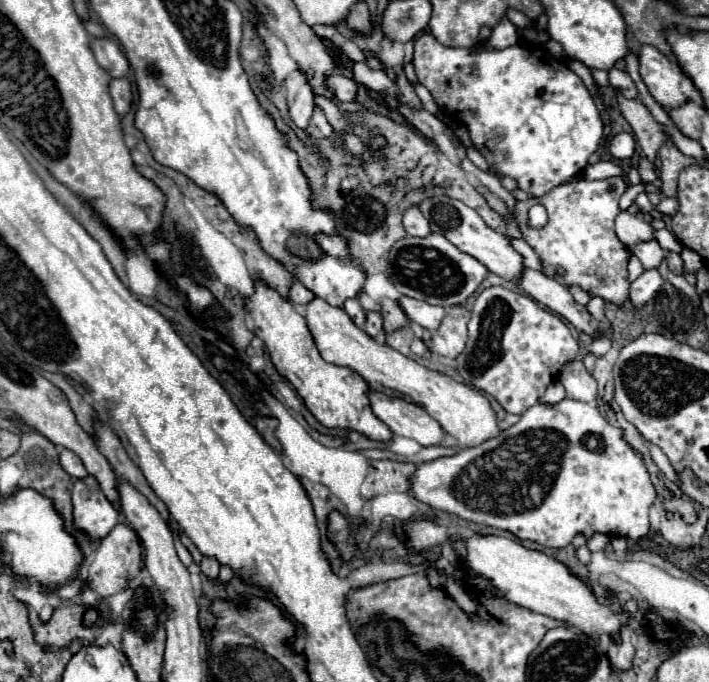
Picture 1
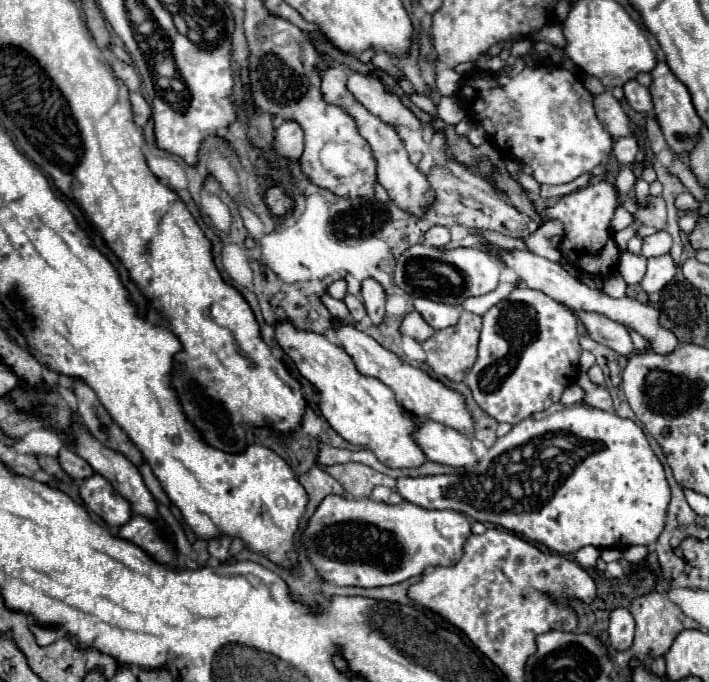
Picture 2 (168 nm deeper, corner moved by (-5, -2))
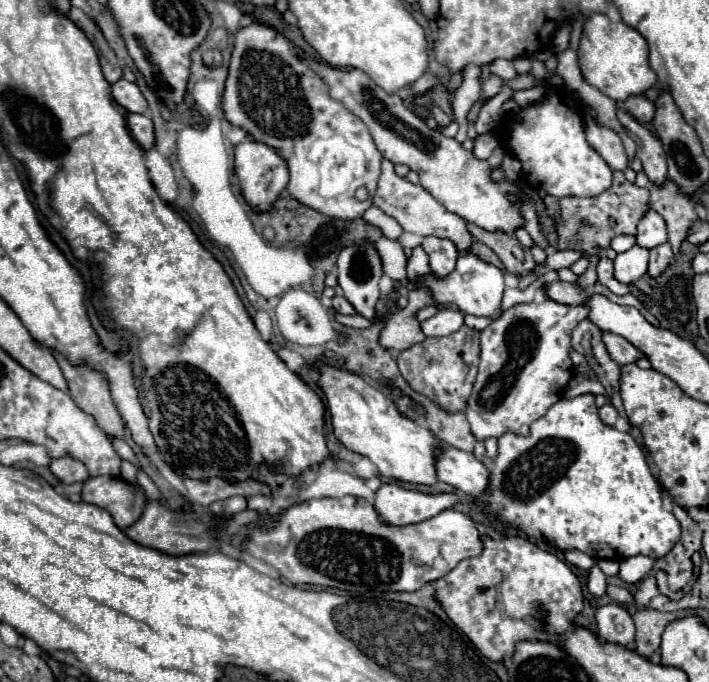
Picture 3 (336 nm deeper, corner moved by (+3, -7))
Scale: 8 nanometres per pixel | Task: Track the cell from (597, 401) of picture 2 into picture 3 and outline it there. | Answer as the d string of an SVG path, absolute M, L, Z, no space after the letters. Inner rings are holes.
M606 404L600 408L600 420L606 424L606 426L614 426L616 420L618 420L618 412L612 404Z

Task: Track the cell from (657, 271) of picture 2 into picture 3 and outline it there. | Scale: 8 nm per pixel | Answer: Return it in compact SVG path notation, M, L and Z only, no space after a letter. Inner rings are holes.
M670 242L652 248L652 250L650 250L650 266L648 266L648 274L650 274L650 276L658 276L660 272L664 272L666 266L668 266L668 262L670 262L670 258L672 258Z

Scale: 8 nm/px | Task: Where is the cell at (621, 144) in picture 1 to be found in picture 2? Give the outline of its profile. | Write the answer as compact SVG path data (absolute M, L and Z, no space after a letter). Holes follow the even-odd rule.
M620 137L620 139L614 141L612 153L614 153L614 157L618 159L620 165L632 165L634 157L638 153L638 143L632 137Z

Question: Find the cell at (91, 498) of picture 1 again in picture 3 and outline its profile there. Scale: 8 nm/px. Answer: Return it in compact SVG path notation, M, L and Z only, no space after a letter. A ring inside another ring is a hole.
M114 476L88 478L84 482L82 500L108 510L122 530L132 526L144 512L146 496L144 490Z

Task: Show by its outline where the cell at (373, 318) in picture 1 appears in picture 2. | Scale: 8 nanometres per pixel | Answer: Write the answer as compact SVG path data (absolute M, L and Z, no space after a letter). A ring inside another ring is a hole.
M366 279L362 283L362 303L366 307L368 317L372 319L372 325L380 325L384 319L384 289L378 281Z

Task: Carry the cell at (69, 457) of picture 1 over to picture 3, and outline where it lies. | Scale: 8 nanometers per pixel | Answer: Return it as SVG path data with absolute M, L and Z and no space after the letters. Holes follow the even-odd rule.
M70 456L64 458L56 458L50 462L50 470L54 472L54 476L58 480L62 480L64 484L72 484L72 482L84 482L88 480L88 470L86 466Z

